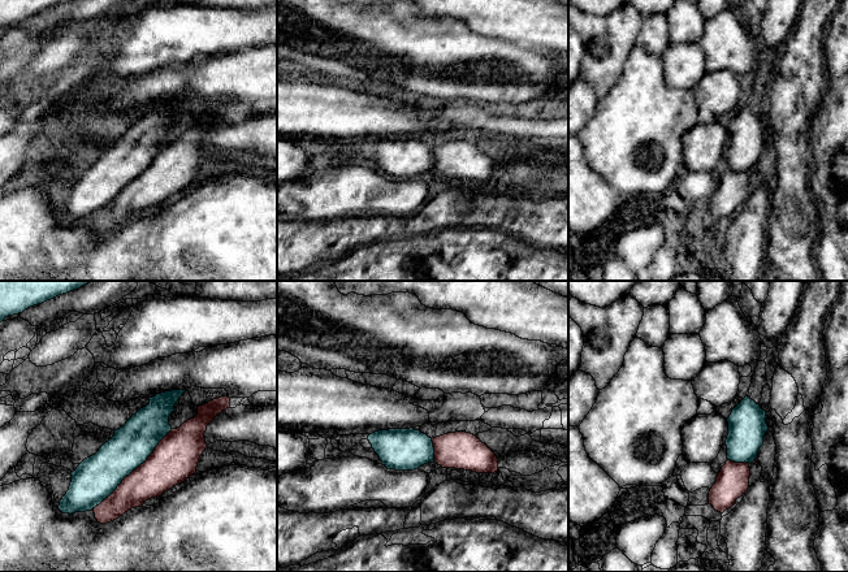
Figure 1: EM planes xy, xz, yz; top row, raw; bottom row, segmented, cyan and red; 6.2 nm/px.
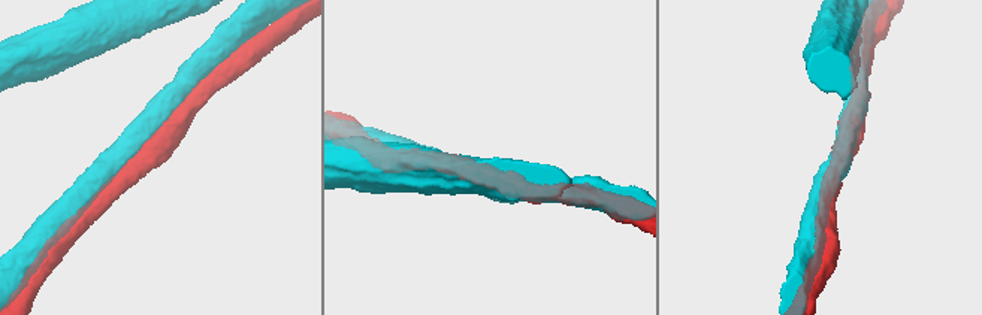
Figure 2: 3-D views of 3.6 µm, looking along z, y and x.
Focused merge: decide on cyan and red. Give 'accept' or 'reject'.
reject

